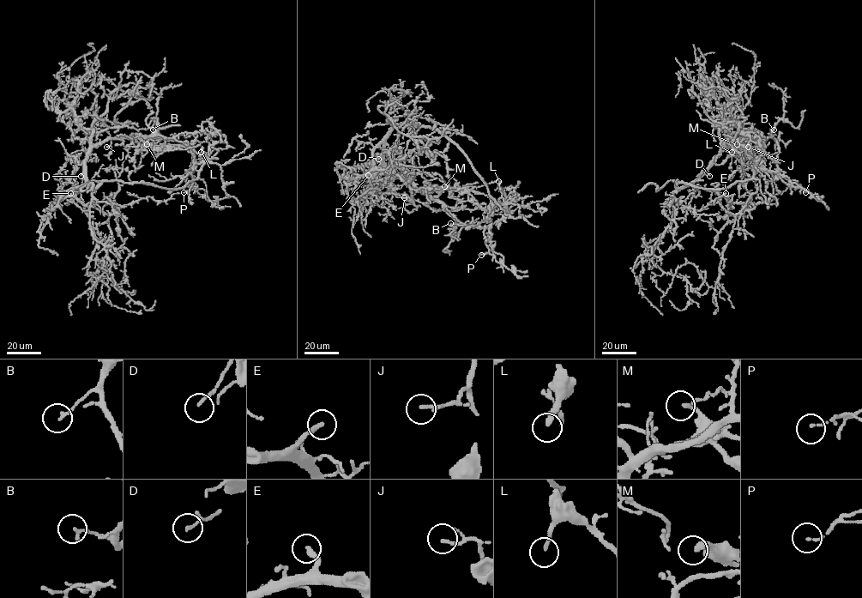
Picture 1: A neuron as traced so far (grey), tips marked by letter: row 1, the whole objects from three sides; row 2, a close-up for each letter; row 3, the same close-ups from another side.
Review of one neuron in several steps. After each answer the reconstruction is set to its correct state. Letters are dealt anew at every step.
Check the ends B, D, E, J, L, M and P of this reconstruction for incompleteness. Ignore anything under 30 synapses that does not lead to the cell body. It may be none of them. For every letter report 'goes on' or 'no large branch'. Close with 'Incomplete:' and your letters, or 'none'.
B: no large branch
D: no large branch
E: goes on
J: goes on
L: goes on
M: no large branch
P: no large branch
Incomplete: E, J, L

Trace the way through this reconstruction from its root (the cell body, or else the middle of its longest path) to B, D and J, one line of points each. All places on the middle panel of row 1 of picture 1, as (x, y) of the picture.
B: (391, 129), (385, 141), (384, 167), (405, 177), (422, 193), (437, 200), (457, 220), (450, 223)
D: (391, 129), (385, 141), (383, 154), (378, 159)
J: (391, 129), (385, 141), (382, 163), (393, 190), (406, 195), (408, 200), (404, 197)

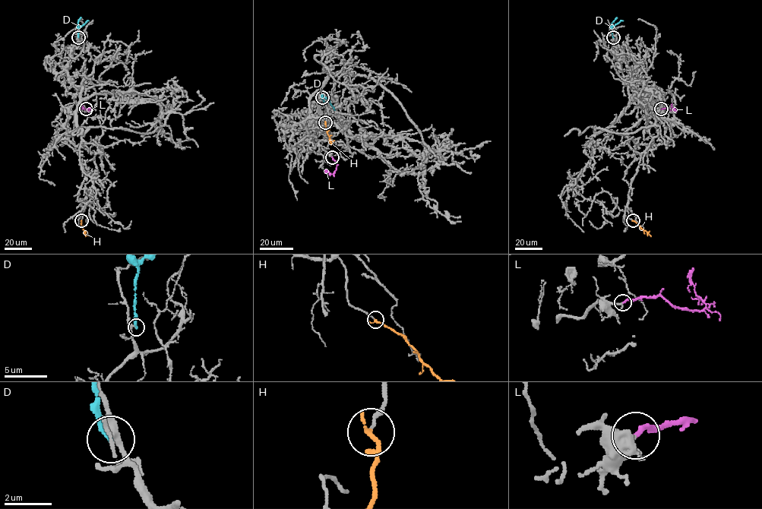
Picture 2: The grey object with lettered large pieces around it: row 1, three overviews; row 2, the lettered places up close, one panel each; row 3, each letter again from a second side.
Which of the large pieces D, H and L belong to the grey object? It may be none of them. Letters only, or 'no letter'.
L

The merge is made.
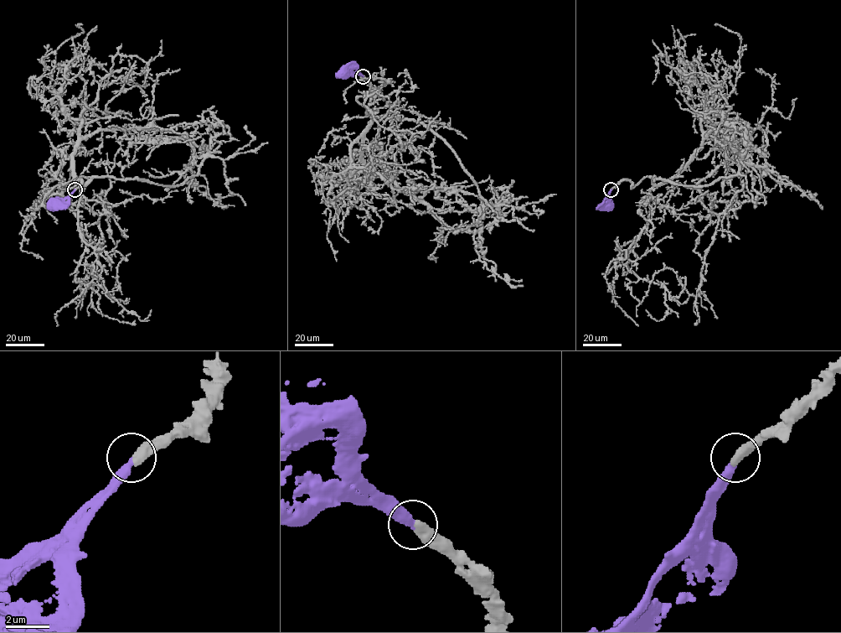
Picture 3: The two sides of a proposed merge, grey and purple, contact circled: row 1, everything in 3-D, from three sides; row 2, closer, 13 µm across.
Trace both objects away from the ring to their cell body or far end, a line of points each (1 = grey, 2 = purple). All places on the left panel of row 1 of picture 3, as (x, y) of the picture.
1: (74, 189), (88, 179), (62, 184), (62, 194), (95, 212), (104, 241), (81, 294), (89, 267), (113, 302)
2: (74, 189), (64, 199), (54, 200), (52, 205)

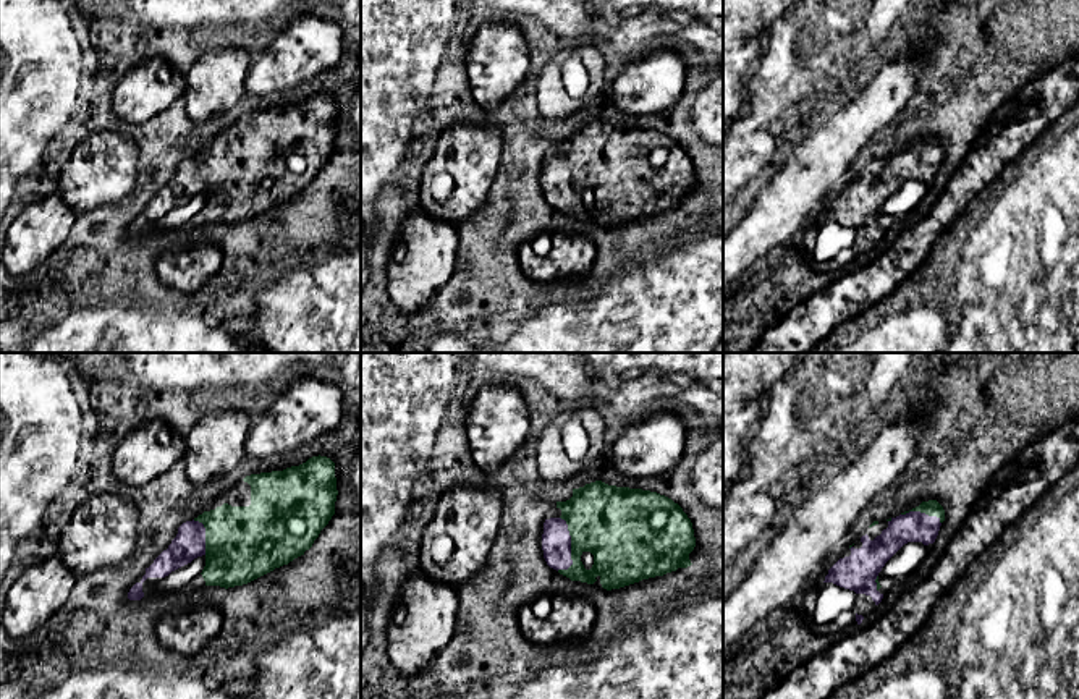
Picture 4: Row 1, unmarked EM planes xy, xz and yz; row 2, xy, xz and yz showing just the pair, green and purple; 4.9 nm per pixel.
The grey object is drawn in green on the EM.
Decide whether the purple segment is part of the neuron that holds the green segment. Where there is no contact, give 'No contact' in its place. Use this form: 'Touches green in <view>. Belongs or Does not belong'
Touches green in xz. Belongs

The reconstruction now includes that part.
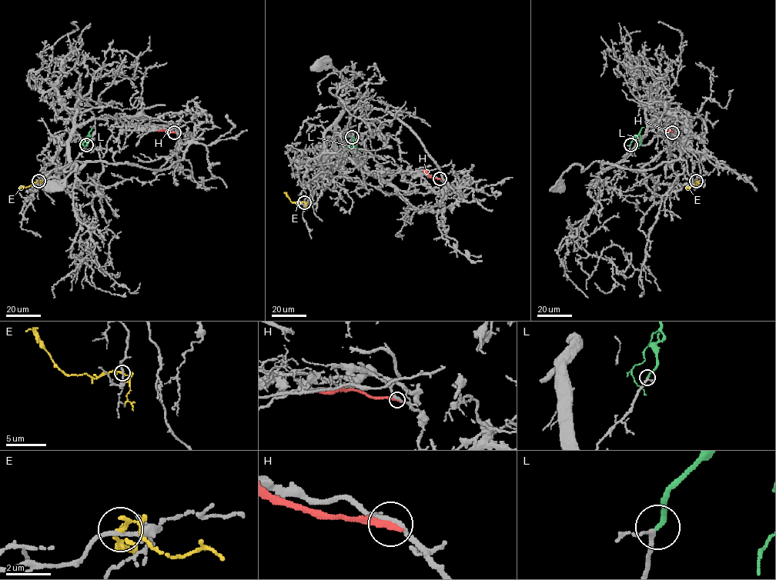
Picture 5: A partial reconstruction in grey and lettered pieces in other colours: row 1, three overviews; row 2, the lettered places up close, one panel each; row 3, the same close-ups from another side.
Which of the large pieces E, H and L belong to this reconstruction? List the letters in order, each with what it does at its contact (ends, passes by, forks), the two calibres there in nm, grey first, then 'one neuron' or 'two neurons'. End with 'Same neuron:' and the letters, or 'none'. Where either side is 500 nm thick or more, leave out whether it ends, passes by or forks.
E: it passes by | 190/170 nm | two neurons
H: it ends | 280/280 nm | two neurons
L: it ends | 160/200 nm | one neuron
Same neuron: L

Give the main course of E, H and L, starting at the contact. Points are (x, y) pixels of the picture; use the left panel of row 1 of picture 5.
E: (38, 181), (18, 188)
H: (174, 132), (157, 131)
L: (86, 144), (88, 134), (83, 143), (86, 148)

